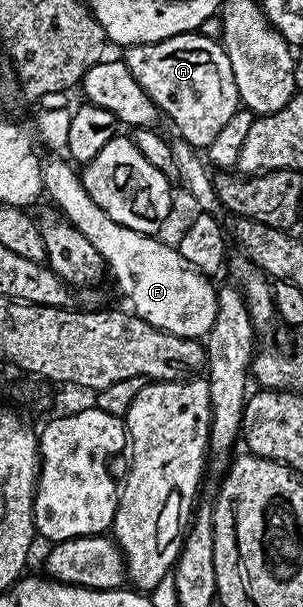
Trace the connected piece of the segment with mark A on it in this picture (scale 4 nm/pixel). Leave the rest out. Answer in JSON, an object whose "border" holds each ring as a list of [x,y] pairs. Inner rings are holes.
{"border":[[[201,31],[185,32],[155,44],[131,44],[124,53],[128,70],[132,70],[132,78],[136,78],[138,85],[152,98],[159,113],[174,123],[174,132],[197,150],[209,149],[212,138],[216,138],[216,134],[224,130],[228,118],[240,110],[236,78],[232,74],[232,62],[228,62],[228,54],[217,39],[209,40],[202,35]]]}

